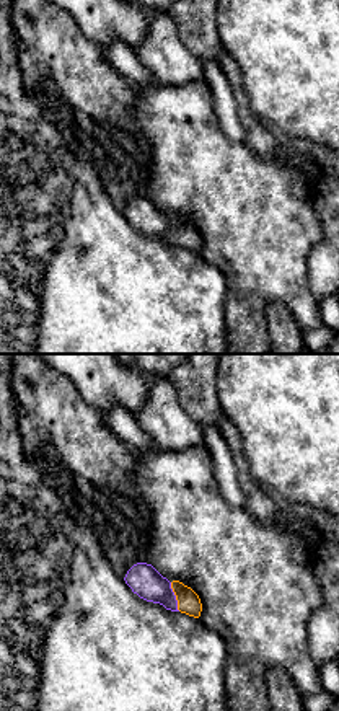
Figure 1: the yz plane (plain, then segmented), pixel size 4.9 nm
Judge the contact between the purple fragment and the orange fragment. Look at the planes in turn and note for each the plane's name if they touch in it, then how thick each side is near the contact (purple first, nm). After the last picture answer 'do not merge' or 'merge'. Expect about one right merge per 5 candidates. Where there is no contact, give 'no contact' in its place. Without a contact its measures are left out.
contact in yz; calibres 160 and 110 nm

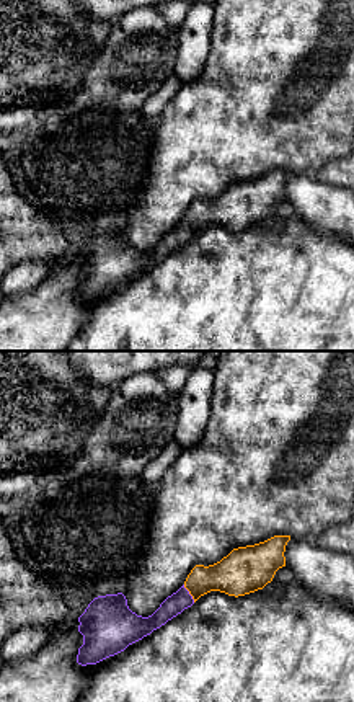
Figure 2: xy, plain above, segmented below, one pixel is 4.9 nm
contact in xy; calibres 100 and 200 nm

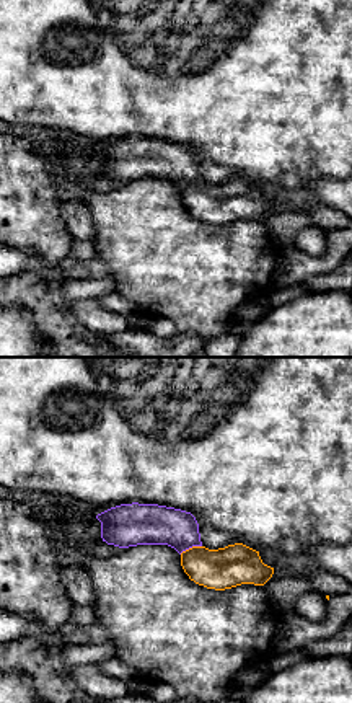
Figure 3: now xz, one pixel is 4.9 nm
contact in xz; calibres 200 and 200 nm

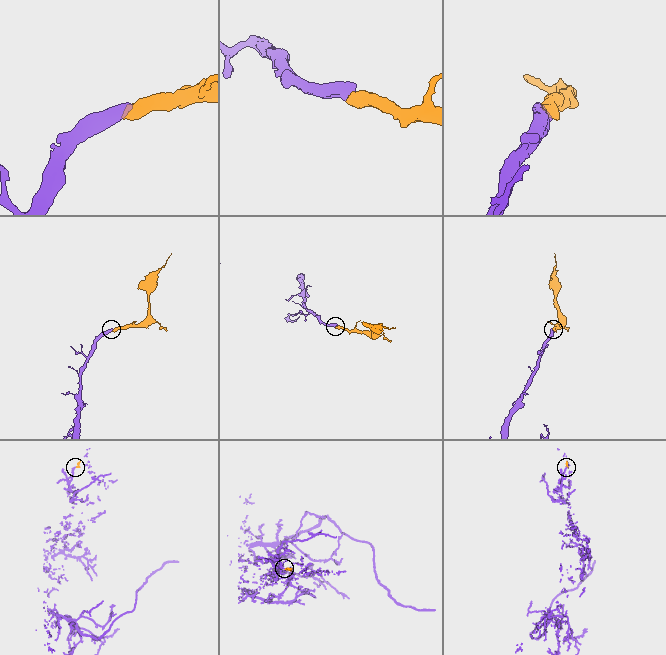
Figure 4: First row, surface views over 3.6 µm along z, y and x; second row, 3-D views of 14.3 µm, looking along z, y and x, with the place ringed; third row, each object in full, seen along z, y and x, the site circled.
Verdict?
merge

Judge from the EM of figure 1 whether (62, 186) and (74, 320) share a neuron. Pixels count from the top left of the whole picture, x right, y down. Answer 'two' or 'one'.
one

